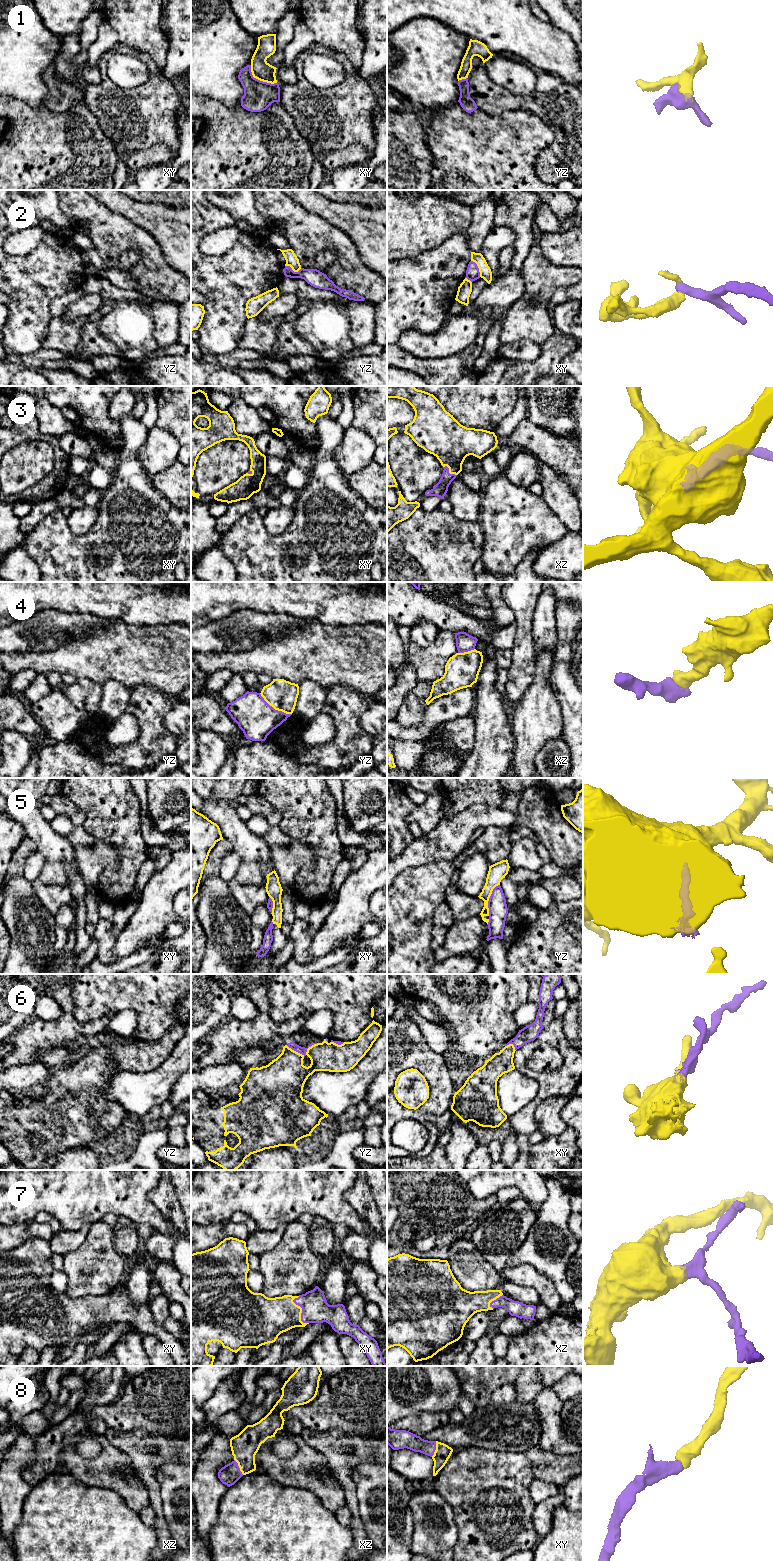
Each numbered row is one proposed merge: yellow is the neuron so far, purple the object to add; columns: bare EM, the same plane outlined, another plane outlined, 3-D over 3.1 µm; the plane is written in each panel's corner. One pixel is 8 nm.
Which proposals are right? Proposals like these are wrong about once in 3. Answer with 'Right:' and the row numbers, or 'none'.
Right: 3, 6, 7, 8

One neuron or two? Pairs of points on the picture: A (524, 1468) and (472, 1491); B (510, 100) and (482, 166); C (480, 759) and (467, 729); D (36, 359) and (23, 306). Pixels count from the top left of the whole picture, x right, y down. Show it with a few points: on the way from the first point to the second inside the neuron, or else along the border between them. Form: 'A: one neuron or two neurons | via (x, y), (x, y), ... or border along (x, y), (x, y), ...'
A: one neuron | via (511, 1472), (494, 1485), (485, 1487)
B: two neurons | border along (482, 109), (490, 115), (506, 111), (529, 111)
C: two neurons | border along (473, 719), (474, 743), (463, 759)
D: two neurons | border along (40, 348), (33, 352)

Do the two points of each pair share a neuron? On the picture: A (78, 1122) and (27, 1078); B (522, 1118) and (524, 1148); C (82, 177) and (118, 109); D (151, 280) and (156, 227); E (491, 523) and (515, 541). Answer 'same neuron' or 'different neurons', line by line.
A: different neurons
B: different neurons
C: different neurons
D: different neurons
E: same neuron

